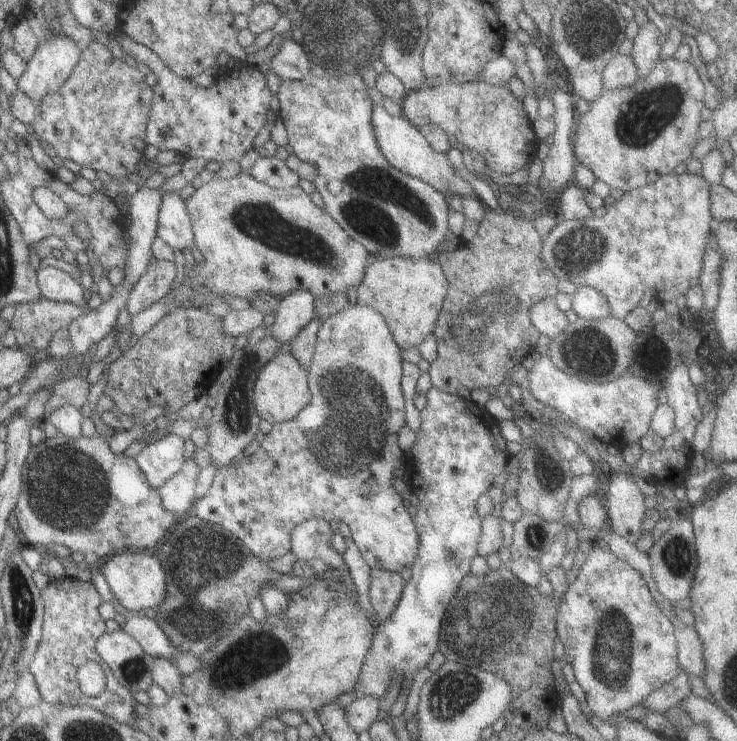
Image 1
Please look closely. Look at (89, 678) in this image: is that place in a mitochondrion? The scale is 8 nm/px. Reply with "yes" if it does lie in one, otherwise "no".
no

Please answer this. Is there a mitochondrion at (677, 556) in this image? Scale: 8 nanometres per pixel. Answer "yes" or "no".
yes

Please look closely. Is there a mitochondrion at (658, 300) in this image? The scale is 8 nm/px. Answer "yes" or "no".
no

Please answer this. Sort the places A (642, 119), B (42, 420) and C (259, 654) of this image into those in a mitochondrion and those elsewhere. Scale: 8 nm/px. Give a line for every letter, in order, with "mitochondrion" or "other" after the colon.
A: mitochondrion
B: other
C: mitochondrion

